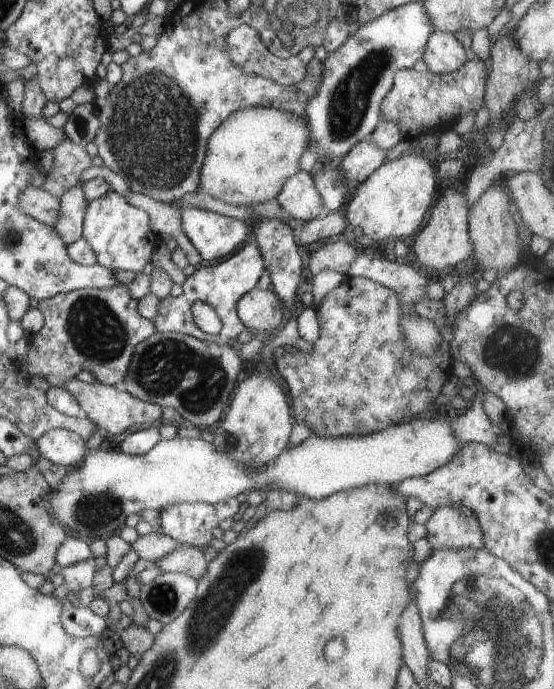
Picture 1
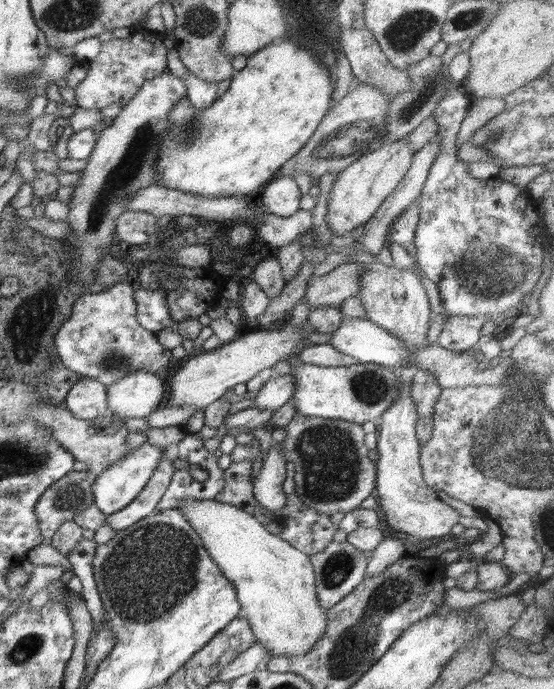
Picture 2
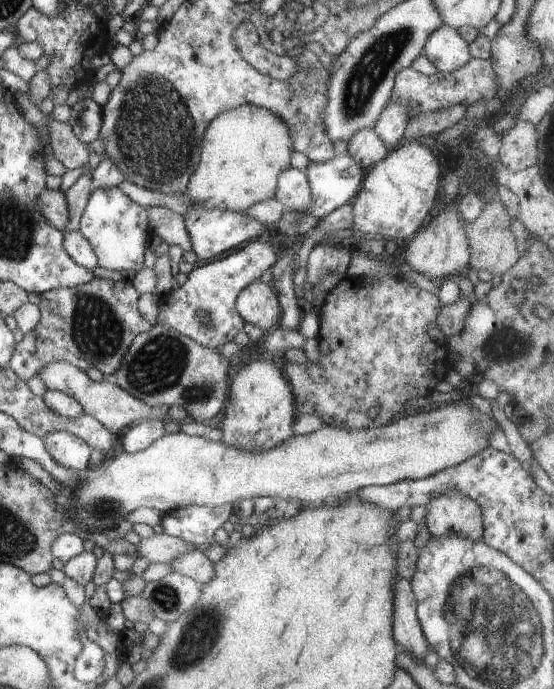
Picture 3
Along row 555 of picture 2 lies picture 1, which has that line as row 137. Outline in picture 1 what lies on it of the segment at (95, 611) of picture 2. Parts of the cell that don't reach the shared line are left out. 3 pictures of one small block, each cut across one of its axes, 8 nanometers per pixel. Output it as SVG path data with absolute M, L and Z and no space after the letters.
M95 101L75 106L74 111L69 114L69 120L61 129L76 145L86 147L95 140L100 129L99 108Z

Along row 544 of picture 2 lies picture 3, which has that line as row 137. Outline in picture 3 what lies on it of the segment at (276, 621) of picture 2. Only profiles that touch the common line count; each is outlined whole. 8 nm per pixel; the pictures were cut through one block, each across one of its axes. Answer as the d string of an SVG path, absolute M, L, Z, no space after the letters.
M246 104L218 114L208 124L202 136L200 162L198 162L196 170L192 172L192 178L188 180L186 190L180 192L192 202L185 214L188 214L190 210L245 211L255 204L267 201L275 196L278 174L286 168L291 168L290 158L292 158L292 154L294 154L294 148L292 148L292 140L290 140L290 130L270 110Z

